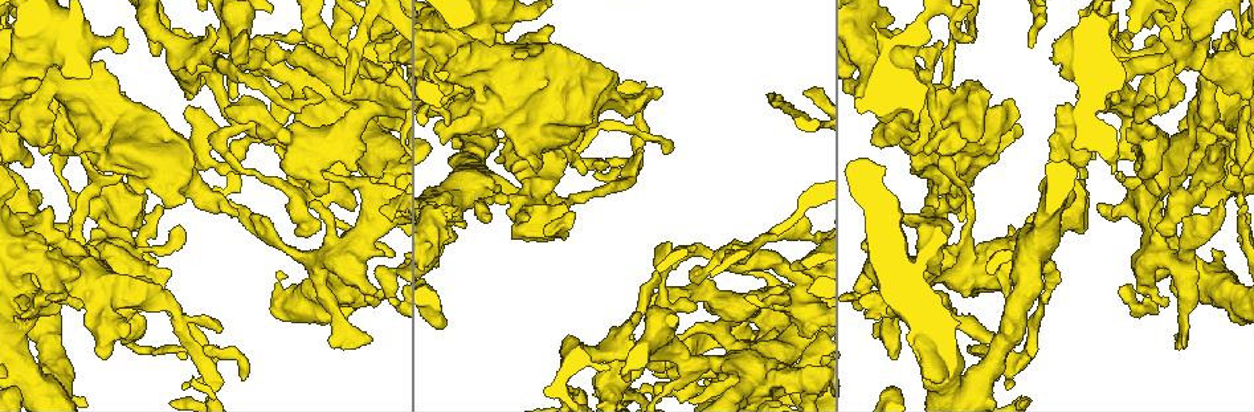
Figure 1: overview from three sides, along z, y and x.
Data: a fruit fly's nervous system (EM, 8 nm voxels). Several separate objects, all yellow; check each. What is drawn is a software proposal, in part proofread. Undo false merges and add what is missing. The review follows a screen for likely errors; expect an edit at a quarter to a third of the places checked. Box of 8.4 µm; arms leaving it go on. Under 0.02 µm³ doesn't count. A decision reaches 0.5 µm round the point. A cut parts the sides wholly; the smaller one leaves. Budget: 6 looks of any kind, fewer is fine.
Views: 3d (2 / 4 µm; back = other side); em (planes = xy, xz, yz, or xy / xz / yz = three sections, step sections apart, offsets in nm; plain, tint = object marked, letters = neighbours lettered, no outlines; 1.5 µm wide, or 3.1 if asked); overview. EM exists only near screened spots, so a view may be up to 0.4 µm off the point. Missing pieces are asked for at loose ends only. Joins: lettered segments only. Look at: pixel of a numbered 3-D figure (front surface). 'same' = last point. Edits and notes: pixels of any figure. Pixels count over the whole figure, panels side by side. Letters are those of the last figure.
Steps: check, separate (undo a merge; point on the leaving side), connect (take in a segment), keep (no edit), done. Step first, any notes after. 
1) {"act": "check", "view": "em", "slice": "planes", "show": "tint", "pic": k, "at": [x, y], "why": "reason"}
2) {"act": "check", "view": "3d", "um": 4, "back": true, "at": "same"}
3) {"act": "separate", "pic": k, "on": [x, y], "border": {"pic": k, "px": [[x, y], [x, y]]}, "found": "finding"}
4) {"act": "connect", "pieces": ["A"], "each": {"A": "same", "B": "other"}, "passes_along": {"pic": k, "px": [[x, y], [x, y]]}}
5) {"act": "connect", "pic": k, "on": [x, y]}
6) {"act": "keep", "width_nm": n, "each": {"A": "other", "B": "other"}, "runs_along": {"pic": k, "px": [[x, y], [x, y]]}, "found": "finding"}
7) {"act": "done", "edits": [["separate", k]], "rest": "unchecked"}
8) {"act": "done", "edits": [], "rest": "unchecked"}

{"act": "check", "view": "3d", "um": 4, "pic": 1, "at": [246, 173], "why": "touches itself"}

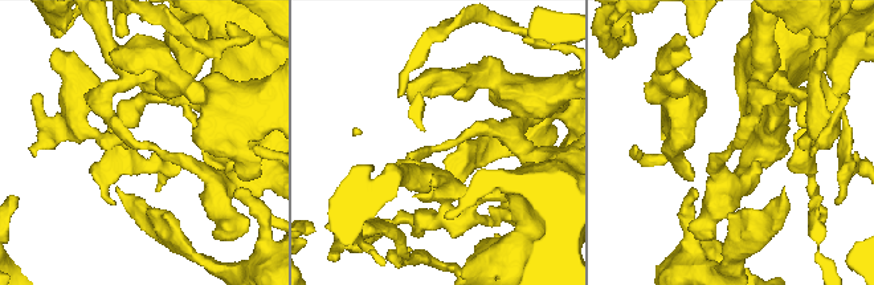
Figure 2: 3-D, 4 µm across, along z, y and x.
{"act": "check", "view": "em", "slice": "xy", "step": 4, "show": "tint", "pic": 2, "at": [439, 146]}

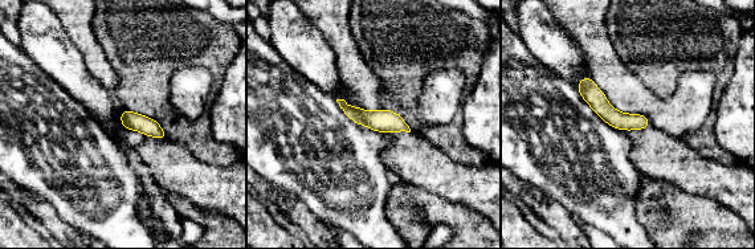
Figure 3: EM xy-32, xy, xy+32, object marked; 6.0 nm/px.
{"act": "check", "view": "em", "slice": "planes", "show": "letters", "at": "same"}

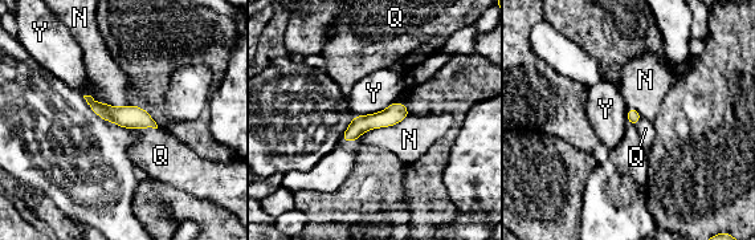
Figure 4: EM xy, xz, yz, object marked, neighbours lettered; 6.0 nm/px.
{"act": "keep", "each": {"N": "other", "Q": "other", "Y": "other"}, "runs_along": {"pic": 4, "px": [[404, 112], [363, 122], [345, 138]]}, "found": "all the same cell"}

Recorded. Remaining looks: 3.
{"act": "check", "view": "em", "slice": "yz", "step": 8, "show": "letters", "pic": 1, "at": [1176, 74]}

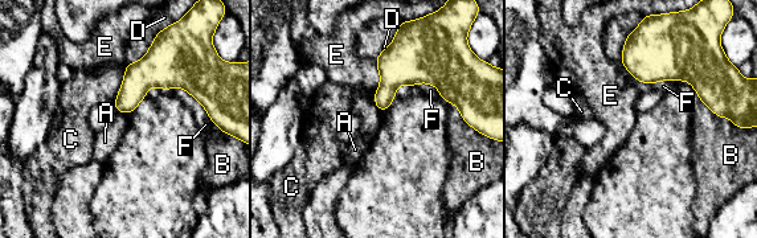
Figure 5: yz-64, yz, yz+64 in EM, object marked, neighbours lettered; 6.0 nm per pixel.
{"act": "keep", "each": {"A": "other", "B": "other", "C": "other", "D": "other", "E": "other", "F": "other"}, "border": {"pic": 5, "px": [[118, 111], [130, 114]]}, "found": "no lettered segment goes on from it"}

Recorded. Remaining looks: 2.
{"act": "check", "view": "3d", "um": 2, "pic": 1, "at": [774, 94]}

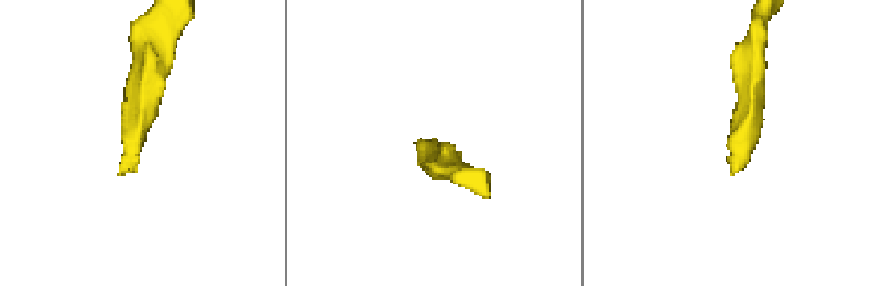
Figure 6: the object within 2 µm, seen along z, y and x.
{"act": "check", "view": "em", "slice": "planes", "show": "letters", "pic": 6, "at": [730, 167]}

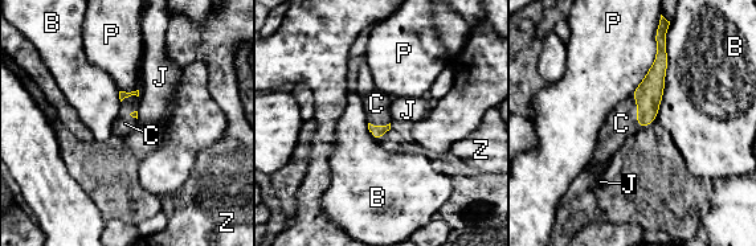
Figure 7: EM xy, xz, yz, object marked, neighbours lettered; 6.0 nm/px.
{"act": "connect", "pieces": ["C"], "each": {"B": "other", "C": "same", "J": "other", "P": "other", "Z": "other"}, "passes_along": {"pic": 7, "px": [[648, 95], [636, 111], [621, 123]]}, "found": "it goes on there"}

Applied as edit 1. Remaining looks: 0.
{"act": "done", "edits": [["connect", 7]], "rest": "unchecked"}

